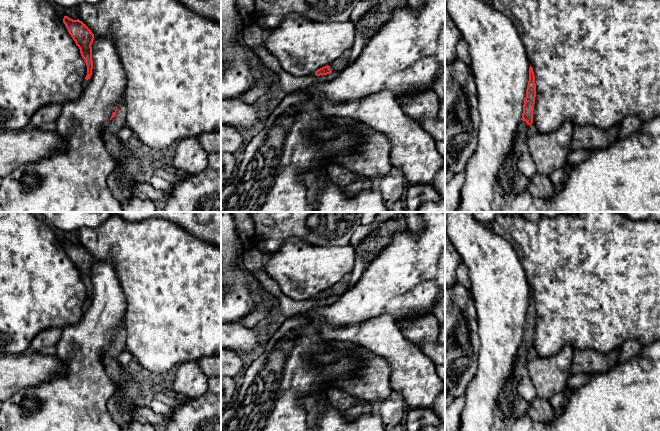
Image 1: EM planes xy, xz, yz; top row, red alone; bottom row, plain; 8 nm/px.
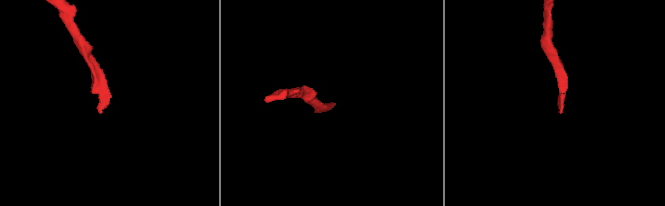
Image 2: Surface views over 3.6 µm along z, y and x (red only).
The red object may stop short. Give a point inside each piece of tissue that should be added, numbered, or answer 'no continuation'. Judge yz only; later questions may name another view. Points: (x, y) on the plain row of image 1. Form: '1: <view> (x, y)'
1: yz (520, 365)

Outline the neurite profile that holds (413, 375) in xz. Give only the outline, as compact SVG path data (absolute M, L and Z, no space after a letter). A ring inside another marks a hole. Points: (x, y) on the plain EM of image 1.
M383 314L353 325L331 326L322 324L321 337L326 341L354 343L372 354L384 358L391 367L390 387L403 397L406 408L432 409L438 395L443 390L443 382L437 375L434 363L421 348L409 341L389 314Z

